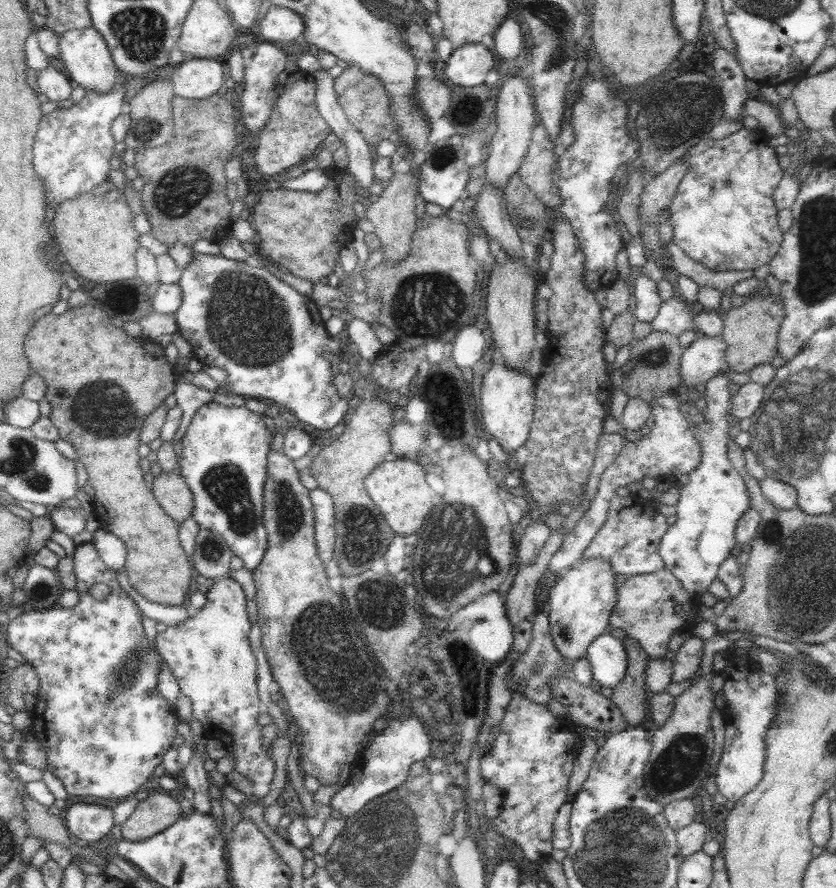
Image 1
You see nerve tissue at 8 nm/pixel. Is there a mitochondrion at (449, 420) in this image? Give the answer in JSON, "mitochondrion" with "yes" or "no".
{"mitochondrion":"no"}

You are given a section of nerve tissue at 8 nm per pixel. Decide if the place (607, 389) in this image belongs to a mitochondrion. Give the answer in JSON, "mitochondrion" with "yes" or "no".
{"mitochondrion":"no"}

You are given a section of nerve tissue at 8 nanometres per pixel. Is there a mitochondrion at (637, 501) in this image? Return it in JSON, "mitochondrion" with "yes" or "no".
{"mitochondrion":"no"}

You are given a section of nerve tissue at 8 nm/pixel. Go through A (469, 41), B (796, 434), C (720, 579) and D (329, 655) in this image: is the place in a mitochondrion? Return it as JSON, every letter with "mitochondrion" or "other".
{"A":"other","B":"mitochondrion","C":"other","D":"mitochondrion"}

